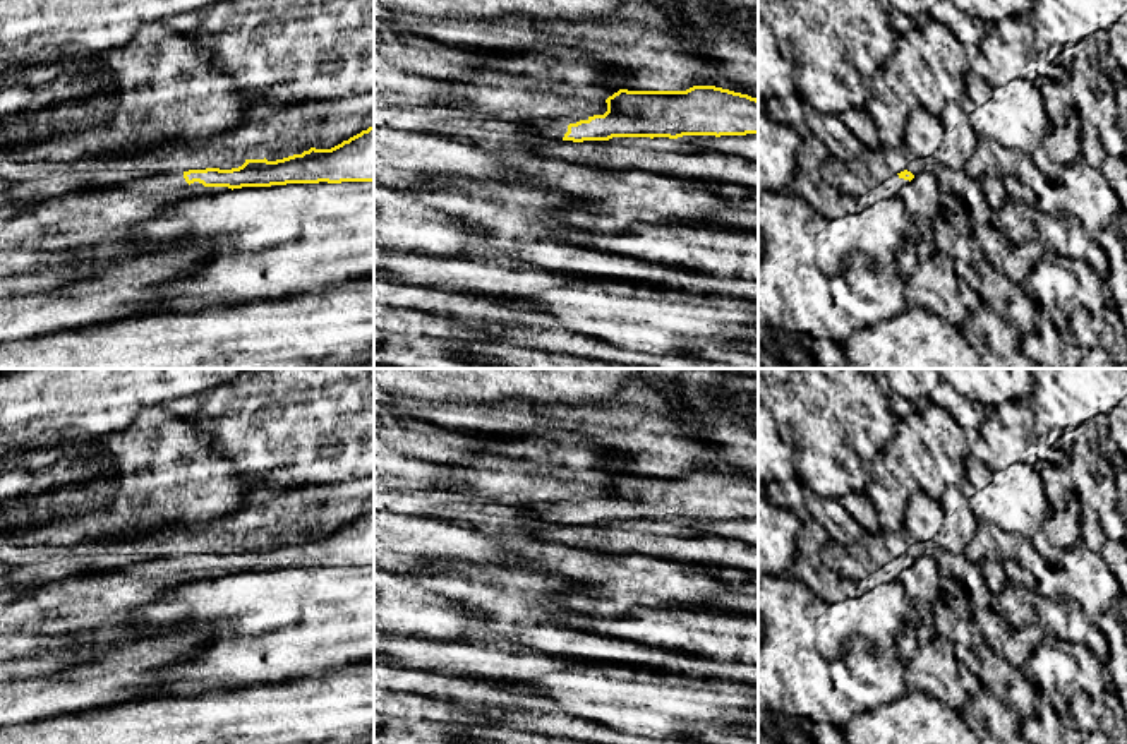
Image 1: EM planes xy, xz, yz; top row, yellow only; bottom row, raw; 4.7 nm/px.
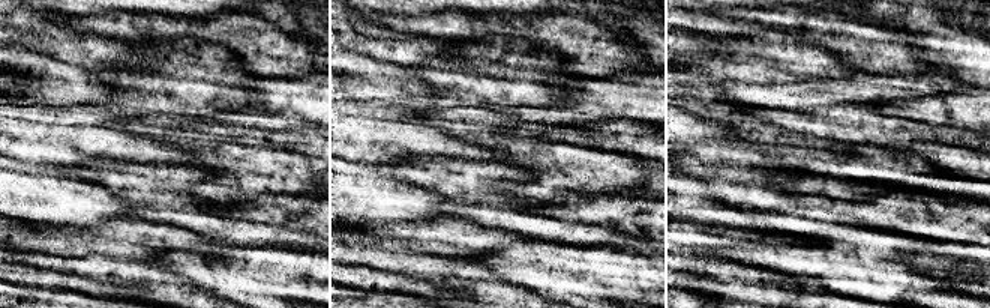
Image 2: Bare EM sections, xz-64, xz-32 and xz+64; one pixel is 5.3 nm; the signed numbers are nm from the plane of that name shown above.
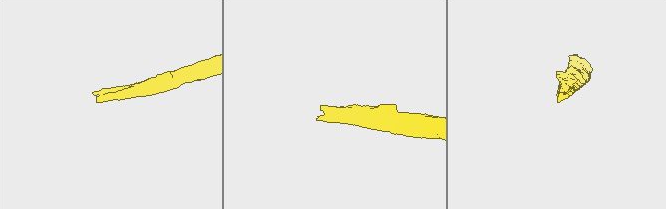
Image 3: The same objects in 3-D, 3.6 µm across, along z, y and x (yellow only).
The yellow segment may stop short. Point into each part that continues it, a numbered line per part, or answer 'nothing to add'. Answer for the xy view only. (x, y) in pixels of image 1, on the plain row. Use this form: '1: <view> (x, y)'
1: xy (162, 566)

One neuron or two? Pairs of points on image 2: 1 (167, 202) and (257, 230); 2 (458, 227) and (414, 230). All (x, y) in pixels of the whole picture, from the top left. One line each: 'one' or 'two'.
1: one
2: one

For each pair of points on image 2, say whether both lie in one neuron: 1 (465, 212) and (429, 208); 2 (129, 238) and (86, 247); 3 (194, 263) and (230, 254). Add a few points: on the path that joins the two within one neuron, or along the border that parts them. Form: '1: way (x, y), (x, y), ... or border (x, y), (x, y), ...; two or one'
1: border (456, 205), (450, 215); two
2: way (119, 239), (96, 239); one
3: way (203, 262), (215, 260), (221, 256); one

